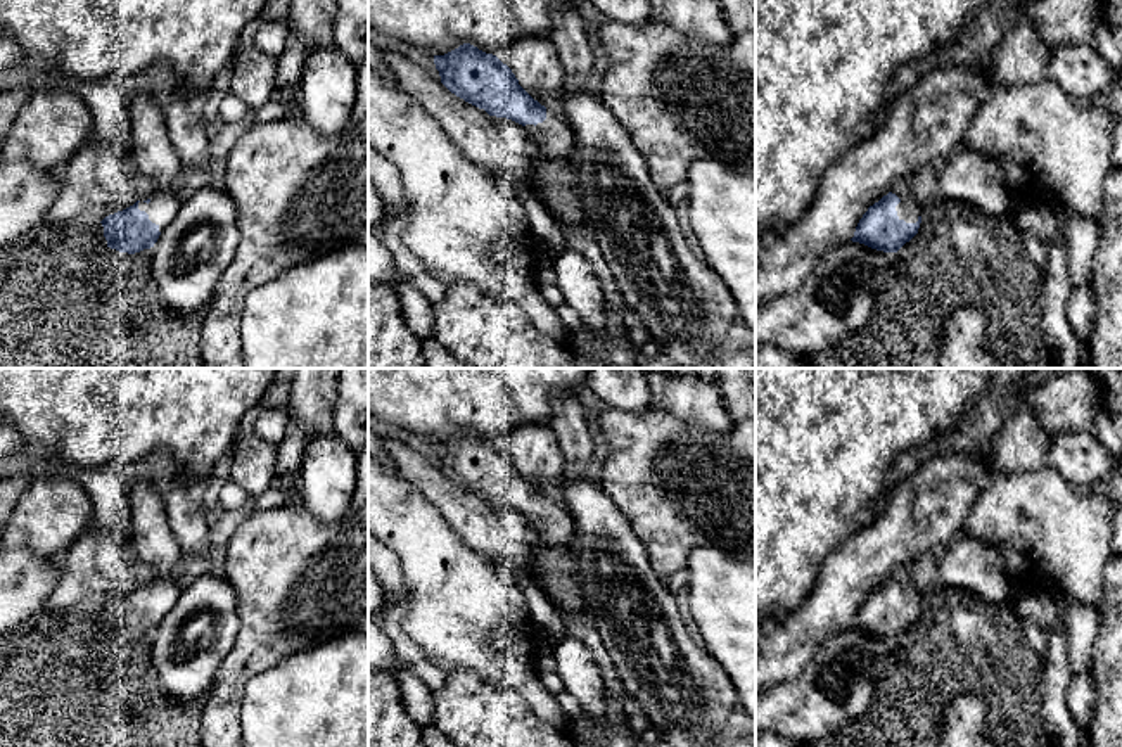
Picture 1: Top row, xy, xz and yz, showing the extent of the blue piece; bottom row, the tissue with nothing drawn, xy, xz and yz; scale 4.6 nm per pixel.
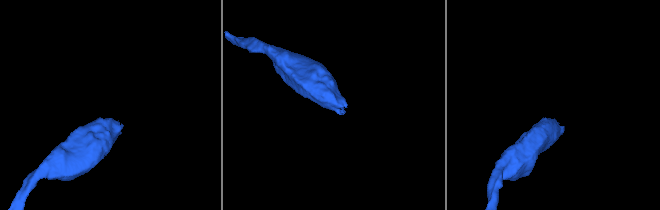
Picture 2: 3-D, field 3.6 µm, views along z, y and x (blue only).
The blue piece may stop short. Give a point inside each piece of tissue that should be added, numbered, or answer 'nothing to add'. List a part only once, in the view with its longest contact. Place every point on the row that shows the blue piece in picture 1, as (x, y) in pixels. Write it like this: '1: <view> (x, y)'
1: xy (163, 208)

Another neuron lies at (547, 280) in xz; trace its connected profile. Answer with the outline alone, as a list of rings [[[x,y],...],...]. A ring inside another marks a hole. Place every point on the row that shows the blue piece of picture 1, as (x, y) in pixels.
[[[545,263],[545,266],[538,271],[536,284],[543,299],[548,301],[551,306],[557,308],[565,303],[557,285],[555,270],[550,266],[550,263]]]

